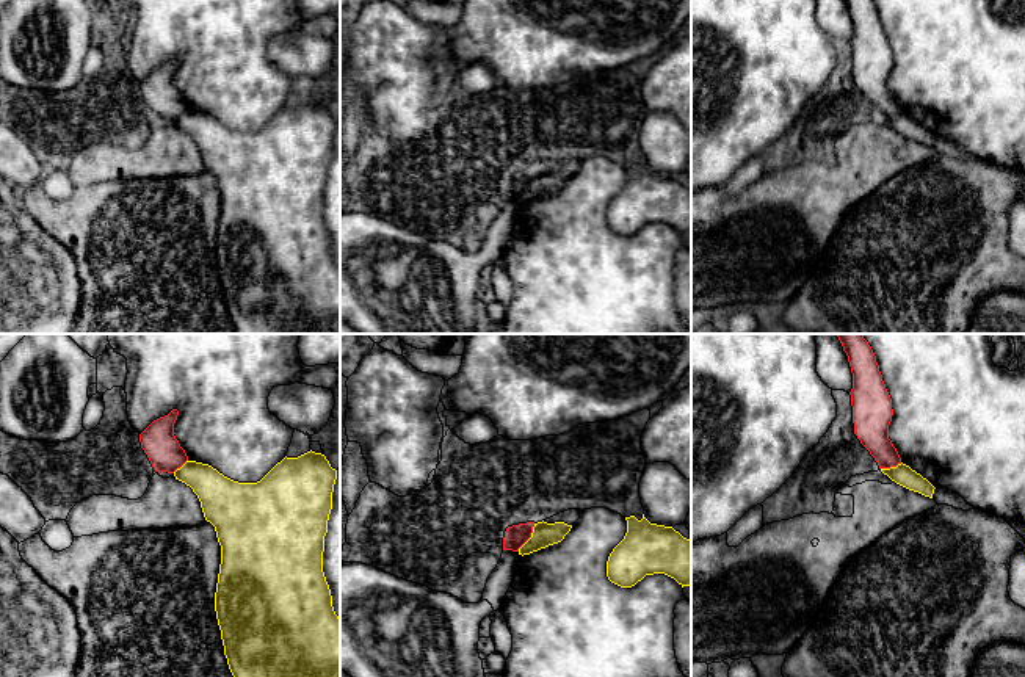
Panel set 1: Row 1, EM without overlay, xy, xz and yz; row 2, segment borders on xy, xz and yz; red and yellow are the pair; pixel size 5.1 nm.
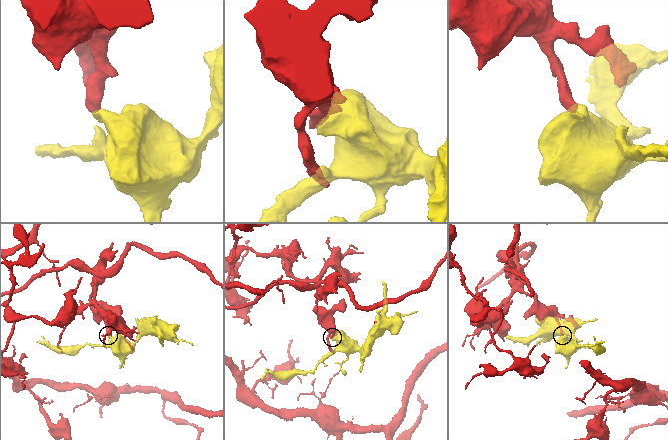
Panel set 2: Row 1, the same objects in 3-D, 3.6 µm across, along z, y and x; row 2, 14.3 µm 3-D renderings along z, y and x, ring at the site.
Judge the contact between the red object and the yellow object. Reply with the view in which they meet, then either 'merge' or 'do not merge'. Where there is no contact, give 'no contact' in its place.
xz | do not merge

